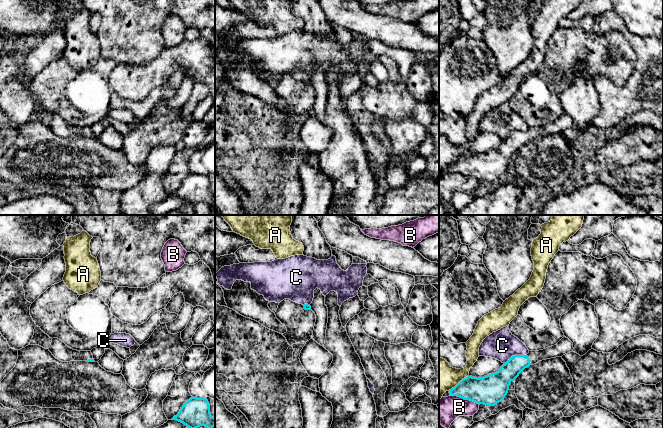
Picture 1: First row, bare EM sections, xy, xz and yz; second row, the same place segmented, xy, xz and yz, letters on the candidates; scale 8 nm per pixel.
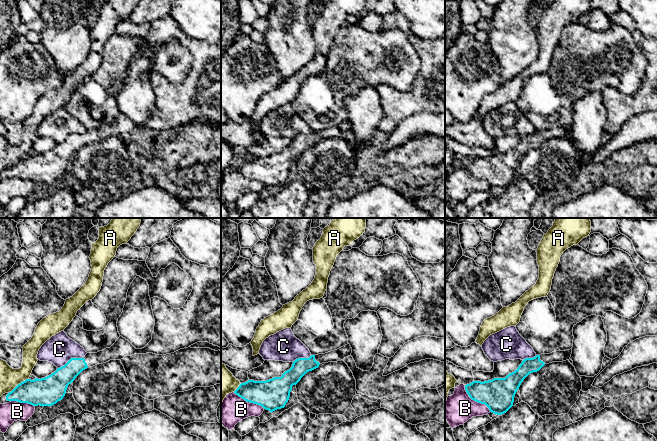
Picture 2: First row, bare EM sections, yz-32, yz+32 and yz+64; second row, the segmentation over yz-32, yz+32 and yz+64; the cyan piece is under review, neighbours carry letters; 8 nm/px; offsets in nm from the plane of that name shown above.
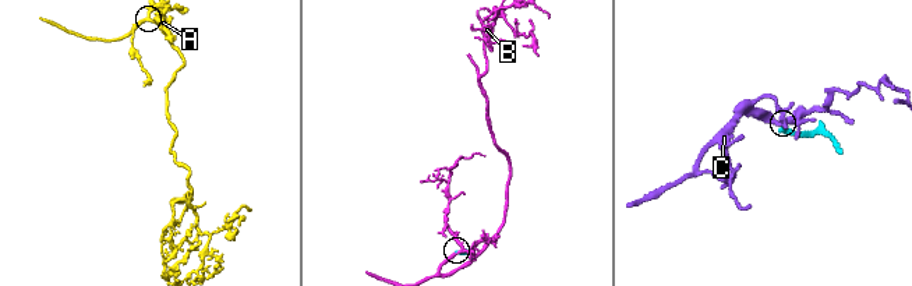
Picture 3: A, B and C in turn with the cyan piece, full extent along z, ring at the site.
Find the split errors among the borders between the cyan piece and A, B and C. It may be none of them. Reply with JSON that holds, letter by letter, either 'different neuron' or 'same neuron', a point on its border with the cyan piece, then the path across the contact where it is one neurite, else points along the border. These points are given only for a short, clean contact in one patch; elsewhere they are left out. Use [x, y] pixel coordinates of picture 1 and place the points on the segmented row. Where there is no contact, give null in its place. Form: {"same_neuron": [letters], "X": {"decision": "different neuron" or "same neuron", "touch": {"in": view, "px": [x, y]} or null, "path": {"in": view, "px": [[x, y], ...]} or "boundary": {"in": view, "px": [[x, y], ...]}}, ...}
{"same_neuron": [], "A": {"decision": "different neuron", "touch": {"in": "yz", "px": [458, 383]}}, "B": {"decision": "different neuron", "touch": {"in": "yz", "px": [466, 399]}}, "C": {"decision": "different neuron", "touch": {"in": "yz", "px": [515, 355]}, "boundary": {"in": "yz", "px": [[526, 354], [514, 354], [505, 363]]}}}

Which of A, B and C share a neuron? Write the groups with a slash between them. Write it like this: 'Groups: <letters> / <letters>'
Groups: A / B / C

